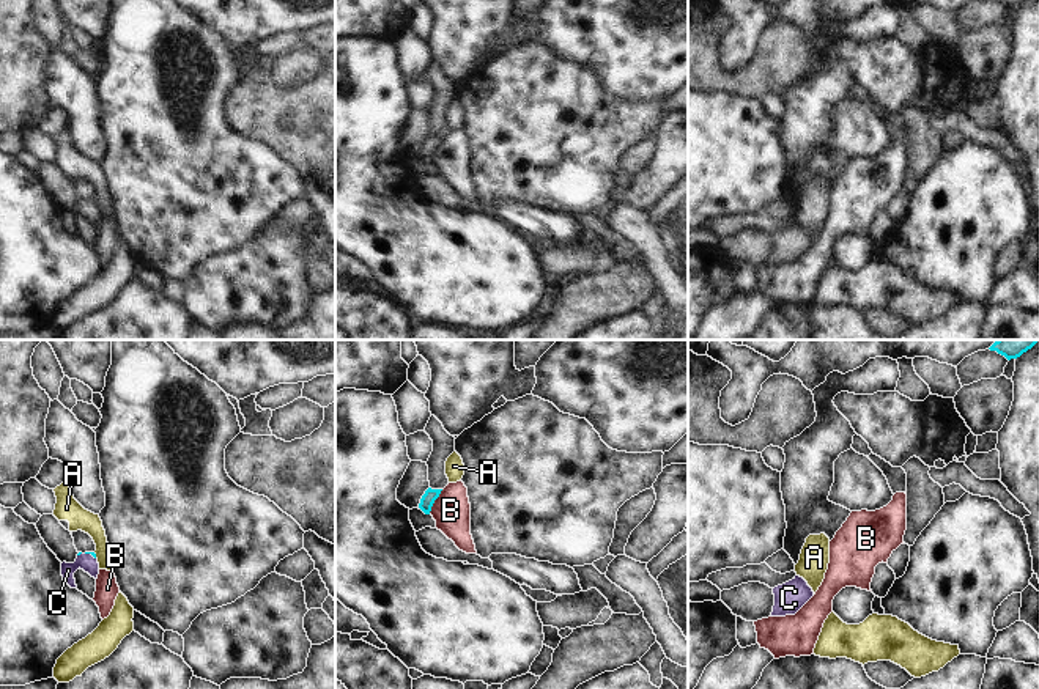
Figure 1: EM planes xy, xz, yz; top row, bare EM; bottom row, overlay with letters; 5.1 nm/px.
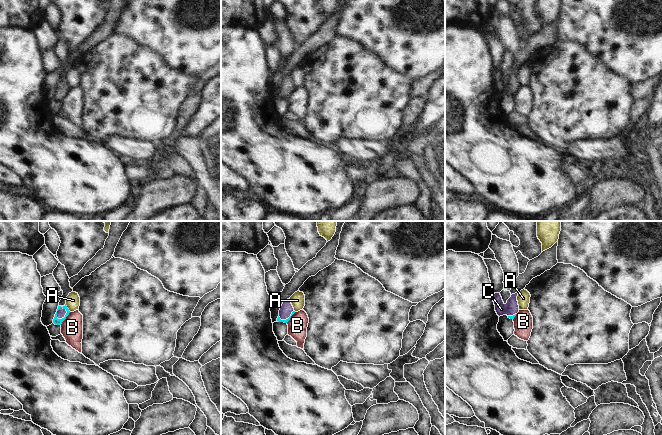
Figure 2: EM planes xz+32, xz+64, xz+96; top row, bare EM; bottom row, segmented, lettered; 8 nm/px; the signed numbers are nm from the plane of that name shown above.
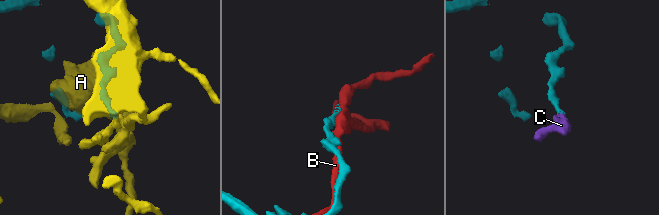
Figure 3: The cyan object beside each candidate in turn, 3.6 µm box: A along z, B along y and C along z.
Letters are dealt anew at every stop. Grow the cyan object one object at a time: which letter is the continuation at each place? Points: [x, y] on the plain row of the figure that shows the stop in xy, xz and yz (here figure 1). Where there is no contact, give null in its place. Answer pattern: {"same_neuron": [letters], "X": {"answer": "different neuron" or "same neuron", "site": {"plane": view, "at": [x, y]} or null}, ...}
{"same_neuron": ["C"], "A": {"answer": "different neuron", "site": {"plane": "xy", "at": [95, 203]}}, "B": {"answer": "different neuron", "site": {"plane": "xz", "at": [433, 150]}}, "C": {"answer": "same neuron", "site": {"plane": "xy", "at": [90, 200]}}}

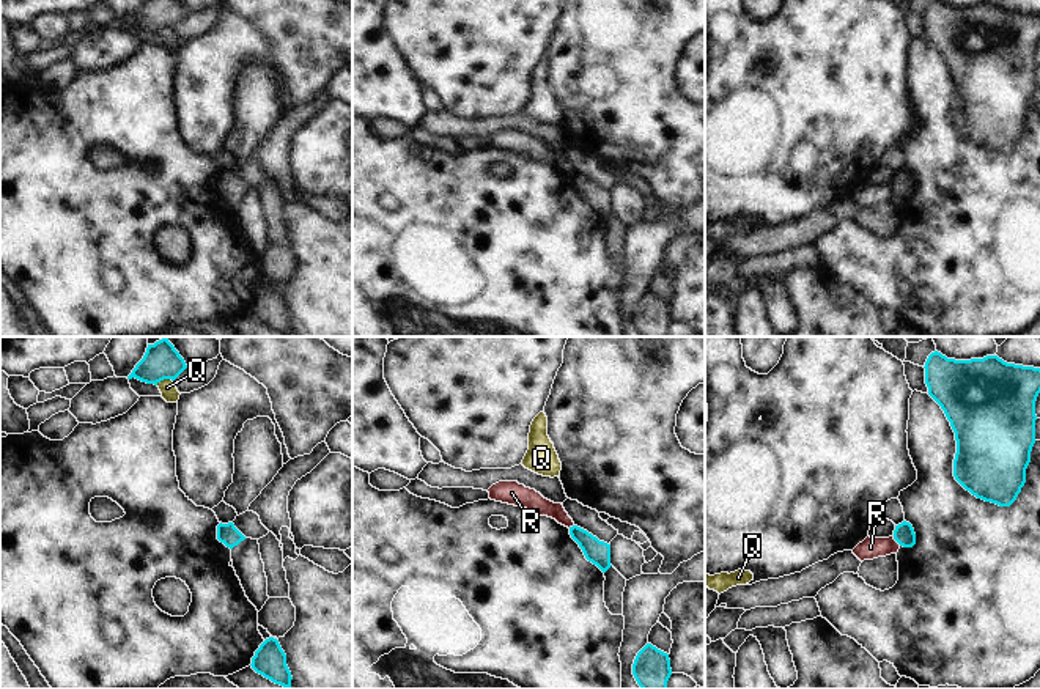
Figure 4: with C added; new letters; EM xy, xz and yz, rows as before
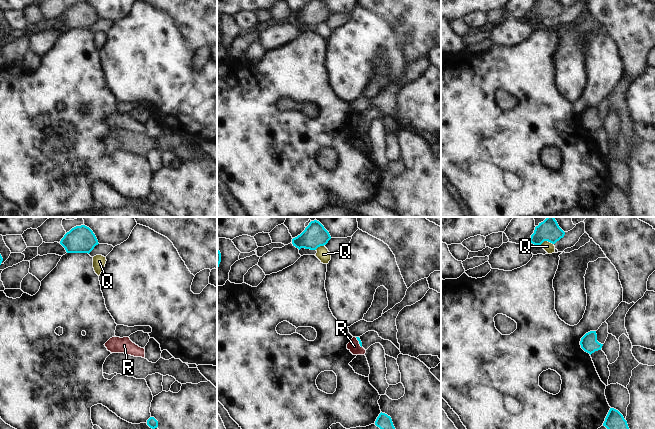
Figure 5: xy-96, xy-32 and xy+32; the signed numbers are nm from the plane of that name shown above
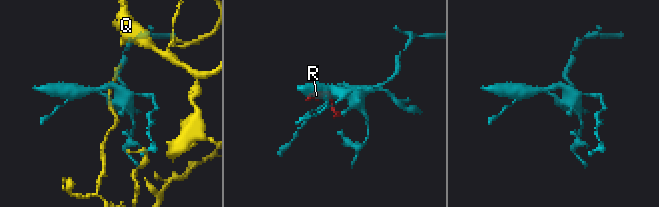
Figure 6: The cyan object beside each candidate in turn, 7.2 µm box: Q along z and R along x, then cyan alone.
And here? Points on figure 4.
{"same_neuron": [], "Q": {"answer": "different neuron", "site": {"plane": "xy", "at": [164, 25]}}, "R": {"answer": "different neuron", "site": {"plane": "yz", "at": [897, 189]}}}

